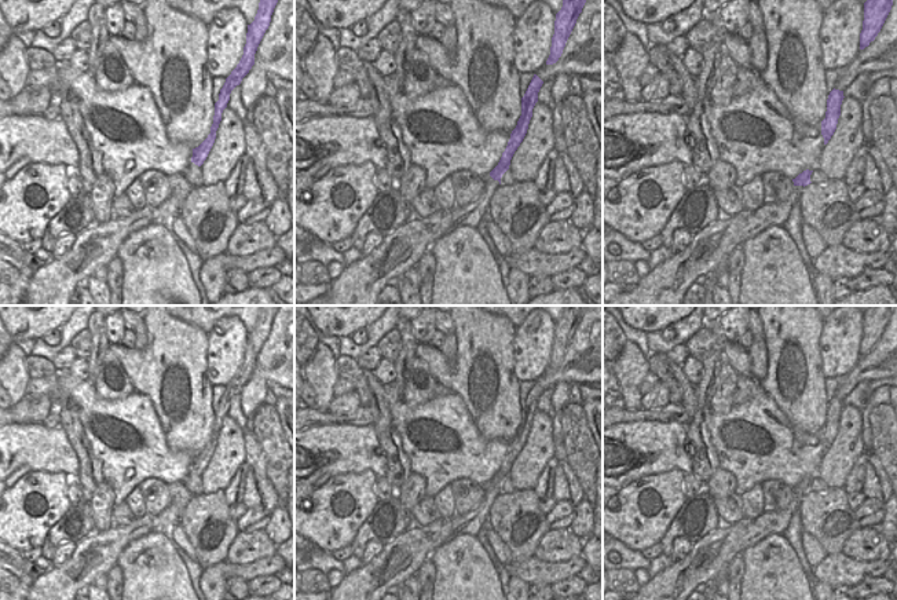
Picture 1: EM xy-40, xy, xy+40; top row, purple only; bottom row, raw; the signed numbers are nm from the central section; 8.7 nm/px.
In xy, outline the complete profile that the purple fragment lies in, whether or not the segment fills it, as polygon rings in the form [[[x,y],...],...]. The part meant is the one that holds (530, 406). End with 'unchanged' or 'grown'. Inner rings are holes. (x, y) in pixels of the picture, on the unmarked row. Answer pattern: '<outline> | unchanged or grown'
[[[534,383],[524,405],[521,406],[521,424],[516,436],[510,442],[510,447],[498,473],[488,483],[482,486],[484,490],[484,498],[477,508],[465,515],[455,515],[451,517],[450,538],[457,535],[476,537],[480,527],[488,520],[491,505],[495,497],[501,493],[502,483],[509,478],[510,468],[527,442],[532,425],[532,417],[538,410],[538,400],[542,392],[543,389]]] | grown

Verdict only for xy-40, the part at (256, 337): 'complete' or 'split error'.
complete

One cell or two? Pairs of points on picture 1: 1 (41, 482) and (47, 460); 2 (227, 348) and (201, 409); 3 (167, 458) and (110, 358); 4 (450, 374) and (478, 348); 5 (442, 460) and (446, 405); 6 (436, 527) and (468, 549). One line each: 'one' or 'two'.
1: two
2: two
3: two
4: one
5: one
6: two

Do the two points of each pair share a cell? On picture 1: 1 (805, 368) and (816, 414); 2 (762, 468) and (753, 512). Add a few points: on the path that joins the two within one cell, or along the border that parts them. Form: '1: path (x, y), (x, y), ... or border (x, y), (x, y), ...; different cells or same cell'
1: path (805, 379), (805, 403); same cell
2: border (760, 483), (740, 496); different cells

